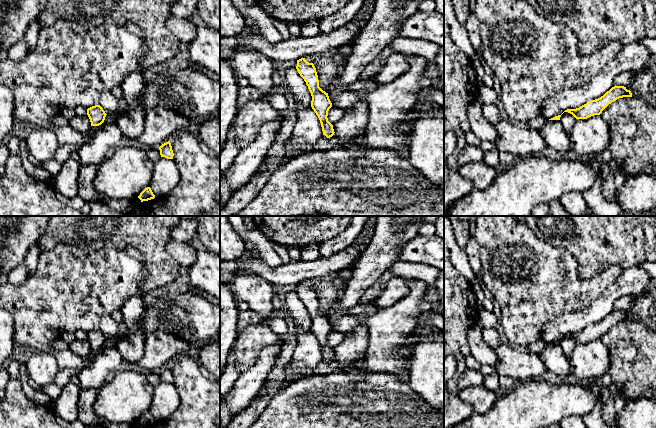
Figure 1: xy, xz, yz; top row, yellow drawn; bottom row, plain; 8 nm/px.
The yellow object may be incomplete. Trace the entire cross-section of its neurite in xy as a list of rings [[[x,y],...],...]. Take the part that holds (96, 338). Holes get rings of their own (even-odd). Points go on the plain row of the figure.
[[[95,329],[87,333],[87,339],[91,350],[99,350],[104,346],[107,338],[100,329]]]

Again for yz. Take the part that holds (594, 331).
[[[614,310],[600,322],[588,325],[579,332],[567,333],[564,336],[572,338],[576,343],[587,343],[594,339],[600,339],[609,328],[623,321],[632,321],[631,315],[624,310]]]

